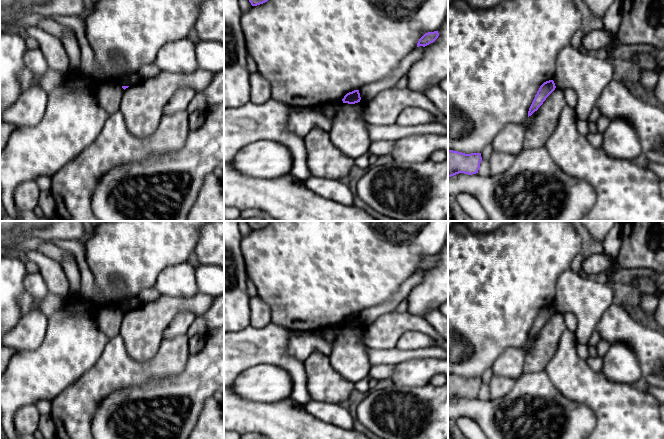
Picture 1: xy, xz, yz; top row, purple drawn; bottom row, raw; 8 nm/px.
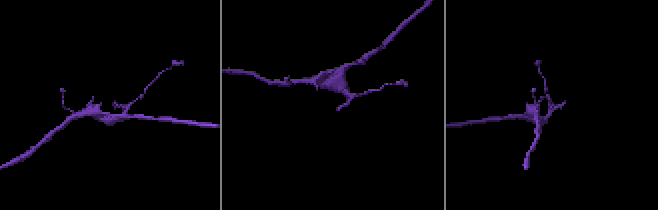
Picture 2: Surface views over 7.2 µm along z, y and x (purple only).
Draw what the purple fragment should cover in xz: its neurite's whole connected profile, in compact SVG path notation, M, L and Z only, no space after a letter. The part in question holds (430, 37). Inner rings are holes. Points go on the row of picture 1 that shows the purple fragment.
M434 31L434 32L428 32L428 33L425 33L418 41L417 43L417 47L419 46L427 46L429 45L430 43L433 43L439 36L439 33L438 31Z

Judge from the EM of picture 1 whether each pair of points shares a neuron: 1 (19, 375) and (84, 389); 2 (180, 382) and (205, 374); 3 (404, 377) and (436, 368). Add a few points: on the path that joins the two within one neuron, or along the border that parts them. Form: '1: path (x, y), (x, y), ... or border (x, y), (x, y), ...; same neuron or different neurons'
1: border (87, 372), (68, 385), (51, 401); different neurons
2: path (186, 382), (197, 382), (199, 380); same neuron
3: path (412, 373), (428, 368); same neuron

